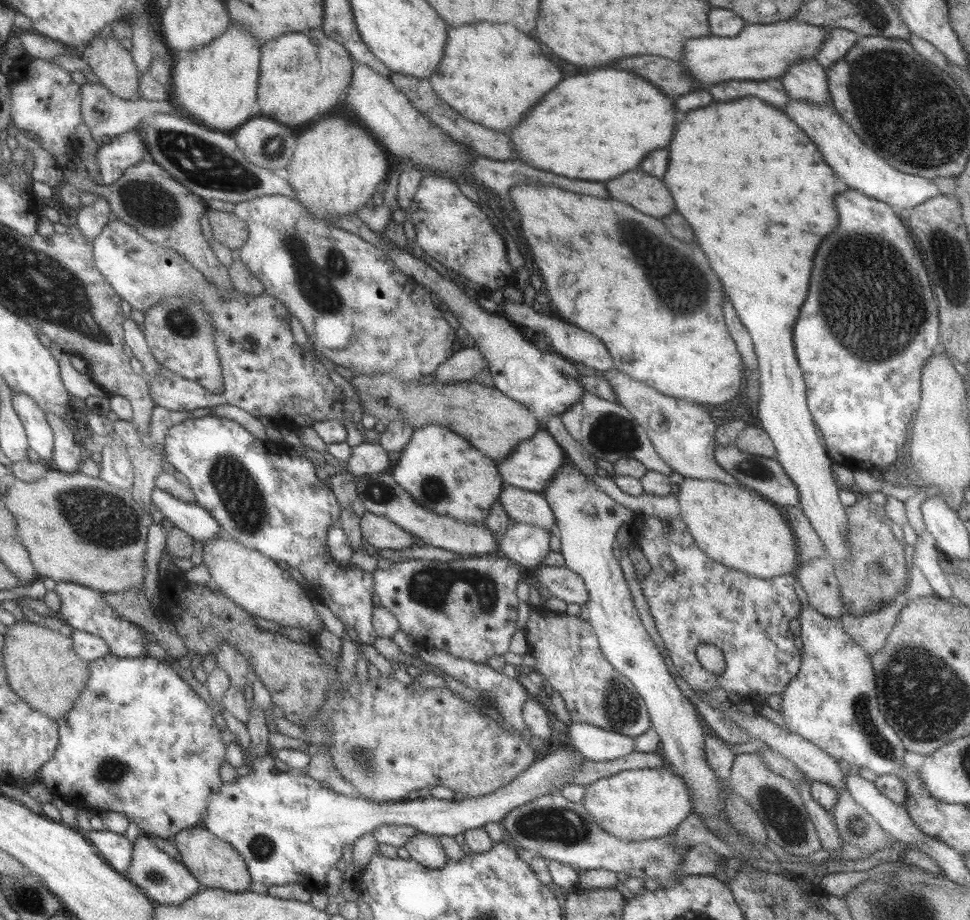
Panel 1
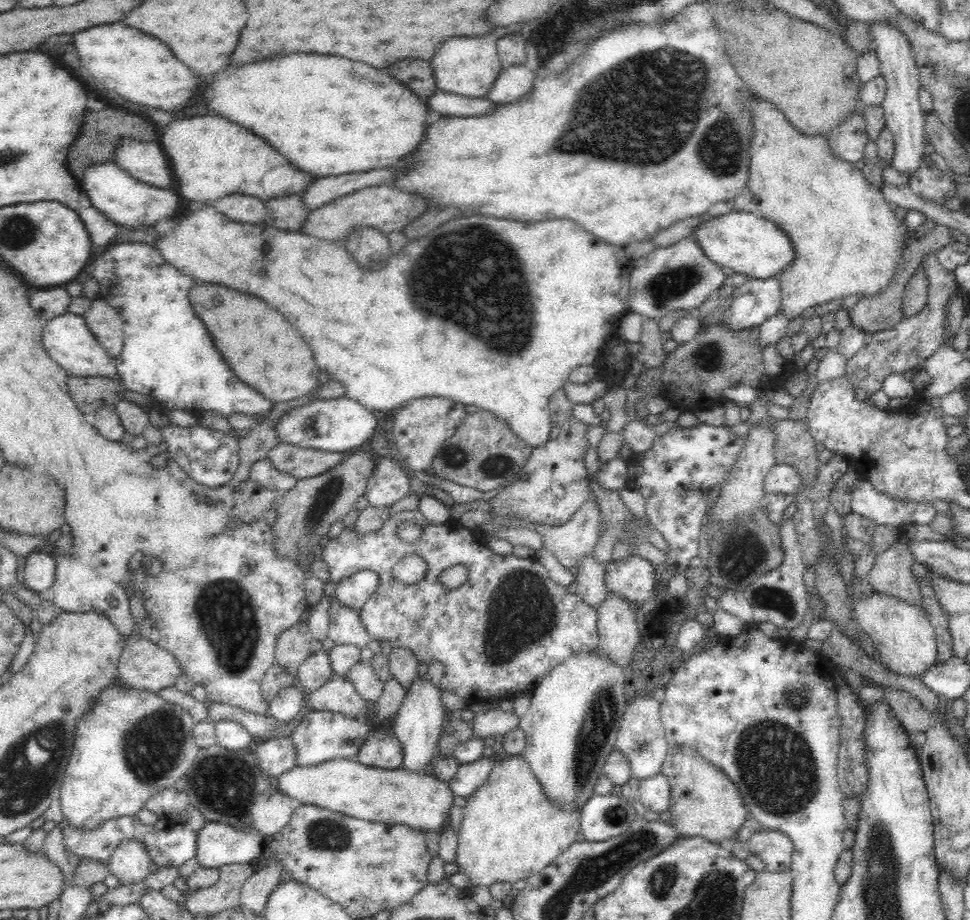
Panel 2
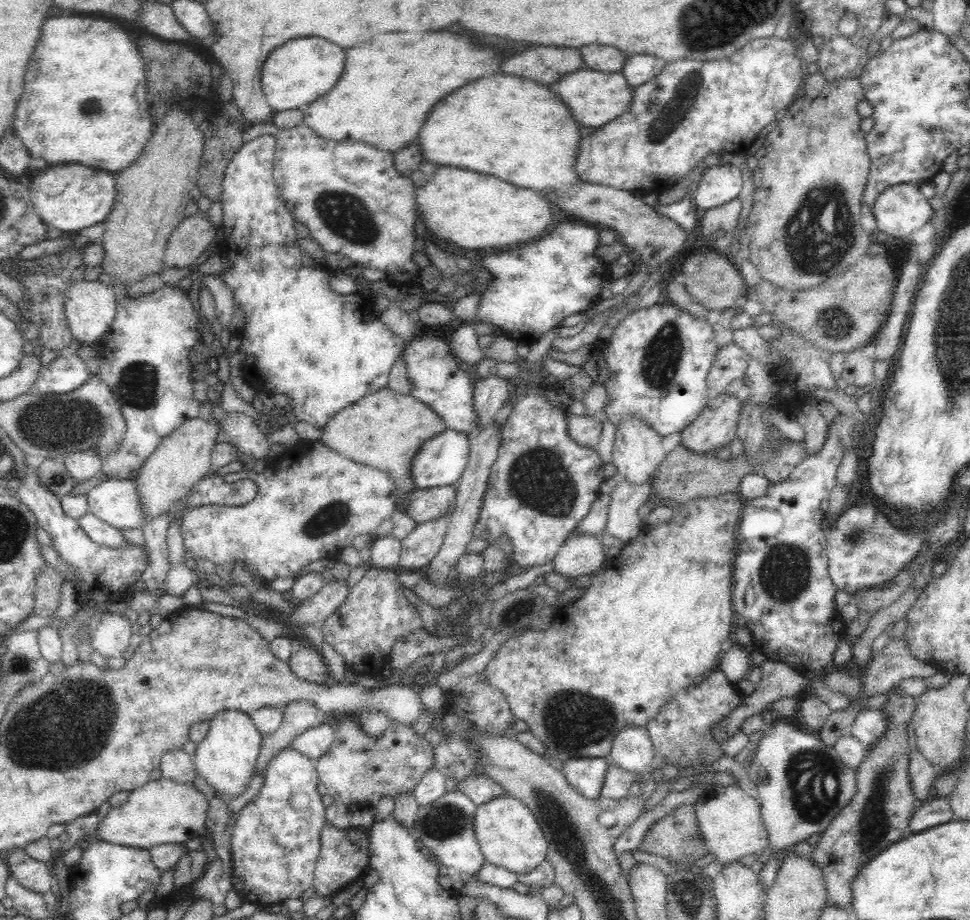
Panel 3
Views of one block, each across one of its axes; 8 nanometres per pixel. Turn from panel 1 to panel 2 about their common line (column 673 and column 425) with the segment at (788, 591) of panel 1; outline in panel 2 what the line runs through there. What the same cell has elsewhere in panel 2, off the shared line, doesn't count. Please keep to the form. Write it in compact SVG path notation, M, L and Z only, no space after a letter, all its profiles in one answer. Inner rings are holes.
M404 510L391 514L382 523L382 526L378 531L374 530L374 532L368 532L368 534L359 534L354 527L344 527L342 532L340 532L340 535L336 536L336 538L332 538L332 540L325 539L325 542L322 545L323 552L321 556L329 568L331 580L336 584L338 584L342 579L352 576L355 572L364 569L370 569L378 573L379 586L376 588L376 592L374 592L373 596L364 603L364 606L362 606L358 612L360 613L360 621L362 621L362 625L366 627L366 631L368 631L368 635L370 635L372 640L377 640L380 644L388 641L392 646L392 649L396 647L406 647L416 655L418 662L426 662L427 664L436 661L442 662L444 665L444 676L442 676L440 681L440 689L452 690L452 692L458 694L460 698L464 698L467 703L485 703L490 702L490 700L500 700L507 697L513 699L519 694L530 696L530 692L535 689L542 680L544 680L544 676L546 676L552 668L557 664L560 664L564 659L567 659L570 655L576 654L580 651L598 651L599 648L597 610L594 609L594 607L586 604L586 602L584 602L584 600L582 600L578 595L571 594L567 587L563 587L561 584L552 581L552 579L550 579L550 575L548 575L548 571L546 571L546 568L536 558L522 558L515 556L513 553L507 555L496 554L489 548L487 542L484 530L481 530L480 532L480 529L473 529L472 534L470 534L468 538L462 538L462 526L460 526L458 522L456 522L456 528L450 528L449 520L442 524L430 524L427 522L426 517L424 518L418 510L412 510L412 512ZM406 520L420 525L424 531L422 536L420 536L420 538L415 542L402 542L402 540L397 536L397 526L402 522L406 522ZM409 554L416 554L424 558L428 568L426 568L426 572L422 580L418 580L416 584L403 585L402 583L396 582L392 571L394 565ZM455 564L464 564L464 566L469 570L469 574L464 584L460 585L458 588L447 589L446 586L441 584L438 580L438 575L444 569L452 567Z

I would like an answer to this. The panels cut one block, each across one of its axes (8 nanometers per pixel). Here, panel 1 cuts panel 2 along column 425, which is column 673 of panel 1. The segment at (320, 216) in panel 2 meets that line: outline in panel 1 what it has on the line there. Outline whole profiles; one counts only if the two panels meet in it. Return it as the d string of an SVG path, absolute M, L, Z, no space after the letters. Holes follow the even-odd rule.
M640 168L608 180L604 185L612 198L647 215L661 219L676 210L676 203L663 179L640 172Z

